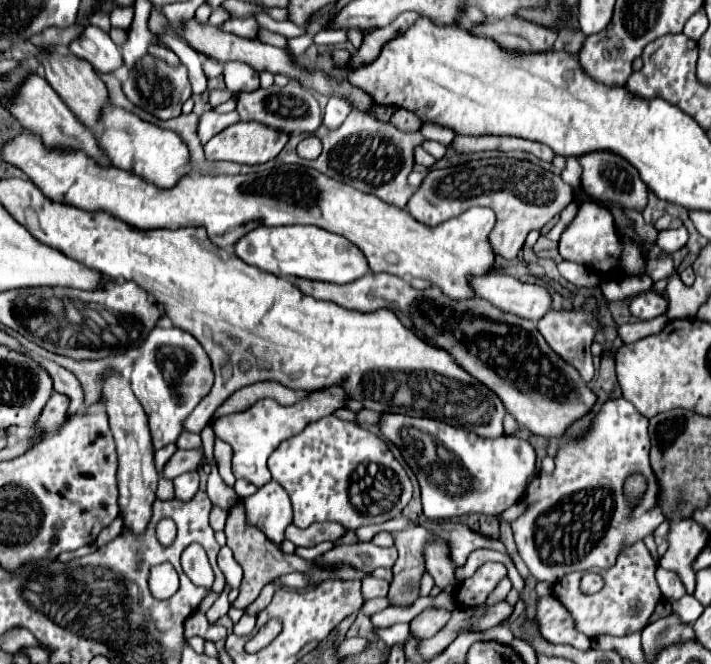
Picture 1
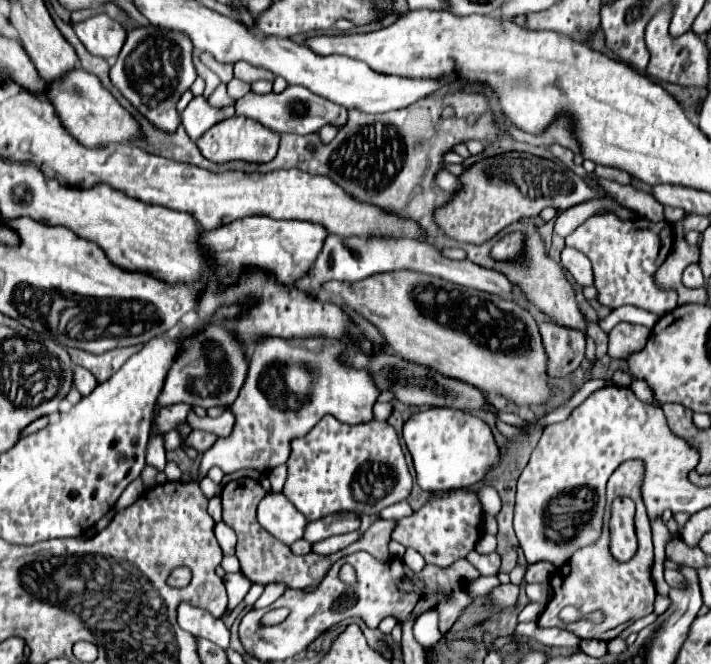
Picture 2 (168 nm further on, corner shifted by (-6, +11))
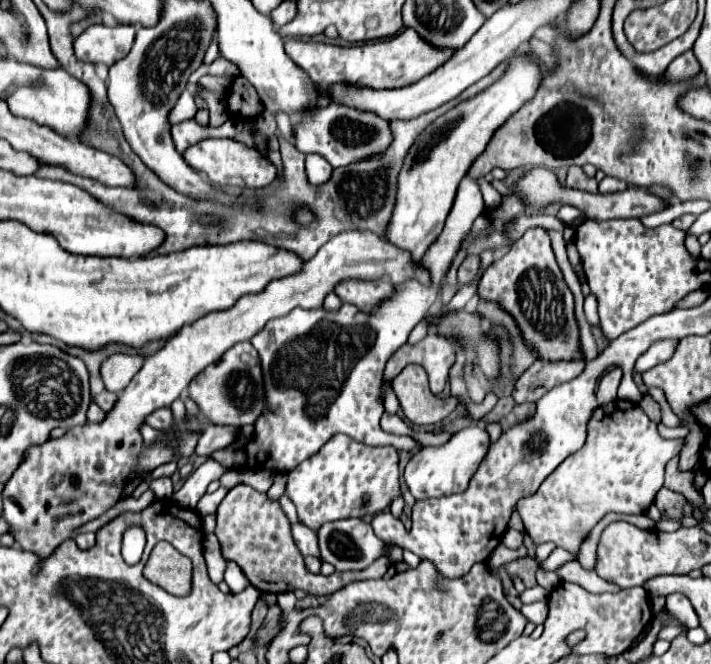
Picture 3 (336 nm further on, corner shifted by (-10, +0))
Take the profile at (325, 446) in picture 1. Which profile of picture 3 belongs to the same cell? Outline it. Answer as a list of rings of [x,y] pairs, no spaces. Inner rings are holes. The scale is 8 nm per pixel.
[[[335,435],[319,449],[319,453],[289,471],[287,495],[297,507],[299,521],[317,531],[327,521],[373,517],[385,511],[393,499],[401,497],[399,477],[399,455],[395,447],[371,447],[351,441],[347,435]]]

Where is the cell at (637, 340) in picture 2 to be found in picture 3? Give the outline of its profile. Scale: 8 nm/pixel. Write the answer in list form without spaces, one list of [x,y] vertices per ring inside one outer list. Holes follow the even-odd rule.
[[[613,367],[611,371],[607,371],[607,373],[599,379],[599,385],[597,385],[597,403],[599,403],[599,405],[617,399],[617,389],[619,389],[621,377],[623,377],[621,367]]]

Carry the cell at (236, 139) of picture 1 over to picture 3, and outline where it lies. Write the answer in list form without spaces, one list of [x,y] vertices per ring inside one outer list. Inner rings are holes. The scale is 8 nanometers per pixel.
[[[203,139],[191,145],[183,157],[193,169],[207,173],[211,183],[227,189],[259,189],[267,187],[277,177],[275,165],[257,147],[247,147],[235,139]]]

